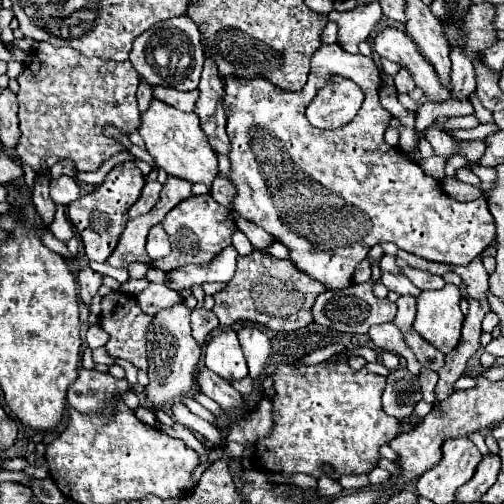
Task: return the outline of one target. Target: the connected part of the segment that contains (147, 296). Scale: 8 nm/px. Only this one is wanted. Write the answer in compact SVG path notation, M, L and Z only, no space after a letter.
M150 284L144 292L140 292L136 296L136 300L138 300L140 308L150 316L158 314L158 310L166 310L168 306L174 306L174 304L182 302L180 294L170 290L164 284Z

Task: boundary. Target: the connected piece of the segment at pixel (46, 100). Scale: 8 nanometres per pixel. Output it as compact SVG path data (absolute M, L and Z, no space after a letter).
M40 42L34 60L18 76L18 84L20 140L16 156L20 164L30 166L36 174L60 160L74 162L74 168L82 172L94 172L114 154L126 150L124 144L104 134L106 126L114 126L124 136L130 136L140 126L136 104L140 78L130 60L106 62L78 54L68 46L54 48Z

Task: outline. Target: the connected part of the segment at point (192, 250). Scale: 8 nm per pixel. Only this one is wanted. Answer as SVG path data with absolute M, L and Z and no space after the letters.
M200 194L200 196L190 196L182 200L166 218L162 220L162 226L170 238L172 252L166 258L160 258L154 262L156 268L160 270L174 270L186 264L208 264L214 254L218 254L222 248L230 246L230 234L234 232L234 218L232 212L224 206L220 206L210 194Z

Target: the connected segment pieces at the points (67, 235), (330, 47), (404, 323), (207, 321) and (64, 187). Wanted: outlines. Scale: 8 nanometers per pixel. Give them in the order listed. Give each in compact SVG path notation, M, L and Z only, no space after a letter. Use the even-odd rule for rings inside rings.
M56 206L56 218L54 218L54 224L50 226L50 232L52 232L58 240L62 240L64 244L74 236L74 232L72 232L72 224L68 222L66 212L64 212L62 206Z
M322 44L312 58L308 82L300 92L284 92L262 78L244 80L236 76L226 76L224 88L224 112L228 116L226 130L232 144L228 156L232 172L228 180L238 192L234 208L242 218L270 230L270 234L278 234L278 242L290 250L290 262L326 288L336 290L350 286L356 266L368 256L372 246L382 242L392 242L400 250L420 258L448 264L470 264L494 242L496 226L484 196L472 202L450 198L444 194L436 178L424 174L416 162L410 162L406 152L384 142L384 132L390 126L392 114L380 104L380 70L372 58L350 54L338 44ZM332 76L344 76L356 82L364 92L364 102L352 122L338 130L322 130L312 126L304 112L316 92L328 86Z
M400 296L396 304L398 304L398 314L394 318L394 324L398 326L398 330L402 334L406 334L406 332L412 330L412 322L414 322L414 316L416 316L416 298Z
M206 308L192 310L192 336L200 346L206 344L208 334L214 332L216 328L218 328L218 318L214 316L212 310L206 310Z
M60 176L56 180L50 180L50 198L56 204L68 206L72 200L76 200L78 194L78 184L70 176Z

